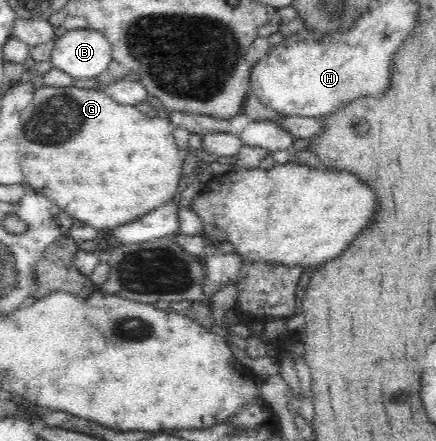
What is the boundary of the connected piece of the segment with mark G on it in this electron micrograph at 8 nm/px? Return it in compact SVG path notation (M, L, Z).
M42 86L36 89L35 97L31 104L23 111L21 123L18 129L17 141L20 147L21 170L25 181L34 193L44 195L50 199L55 206L67 212L73 219L78 219L83 224L90 225L97 230L113 230L139 219L148 211L153 211L156 207L161 207L171 203L182 177L183 155L178 149L169 119L148 117L139 112L133 105L121 105L109 96L105 89L77 89L77 87L51 87Z

